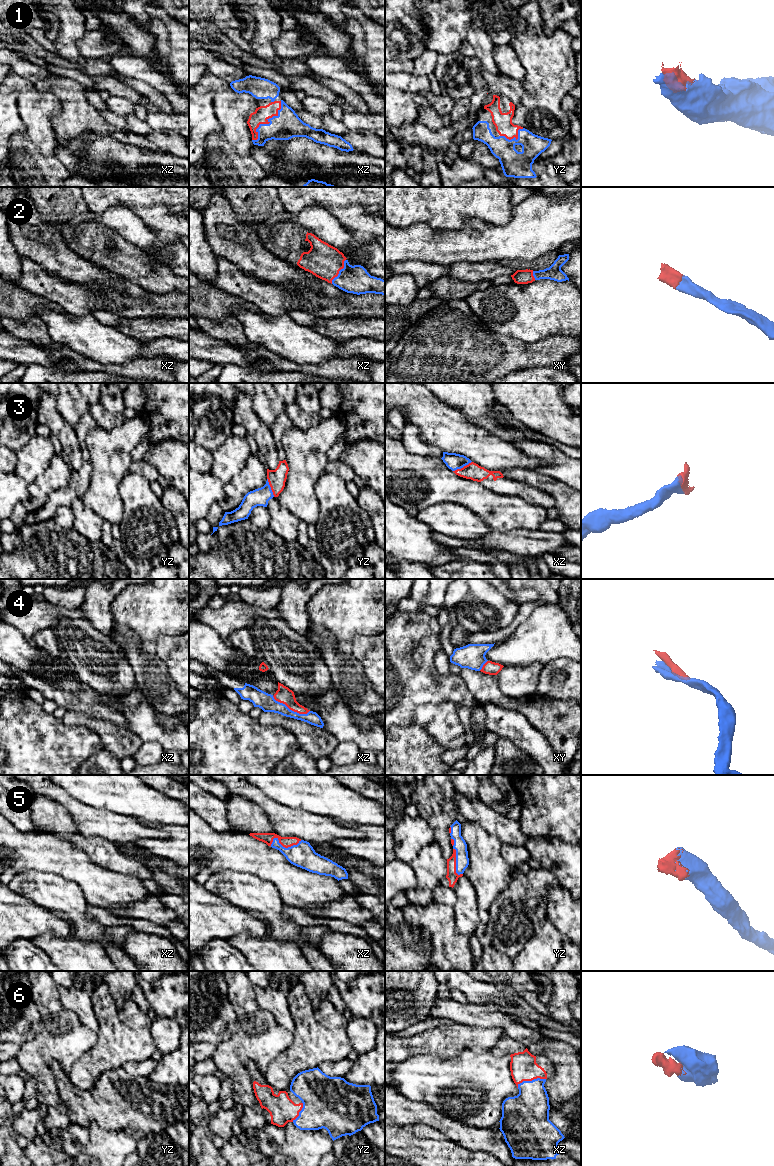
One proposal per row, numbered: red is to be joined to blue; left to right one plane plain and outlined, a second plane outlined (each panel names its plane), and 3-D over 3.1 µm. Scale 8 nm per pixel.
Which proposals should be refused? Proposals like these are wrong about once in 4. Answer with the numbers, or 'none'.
none

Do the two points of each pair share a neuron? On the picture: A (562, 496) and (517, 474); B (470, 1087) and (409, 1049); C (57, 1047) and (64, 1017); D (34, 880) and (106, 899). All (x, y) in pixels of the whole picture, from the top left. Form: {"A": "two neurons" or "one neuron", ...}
{"A": "one neuron", "B": "two neurons", "C": "one neuron", "D": "two neurons"}

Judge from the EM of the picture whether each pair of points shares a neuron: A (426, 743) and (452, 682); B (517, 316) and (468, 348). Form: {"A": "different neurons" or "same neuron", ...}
{"A": "different neurons", "B": "different neurons"}

